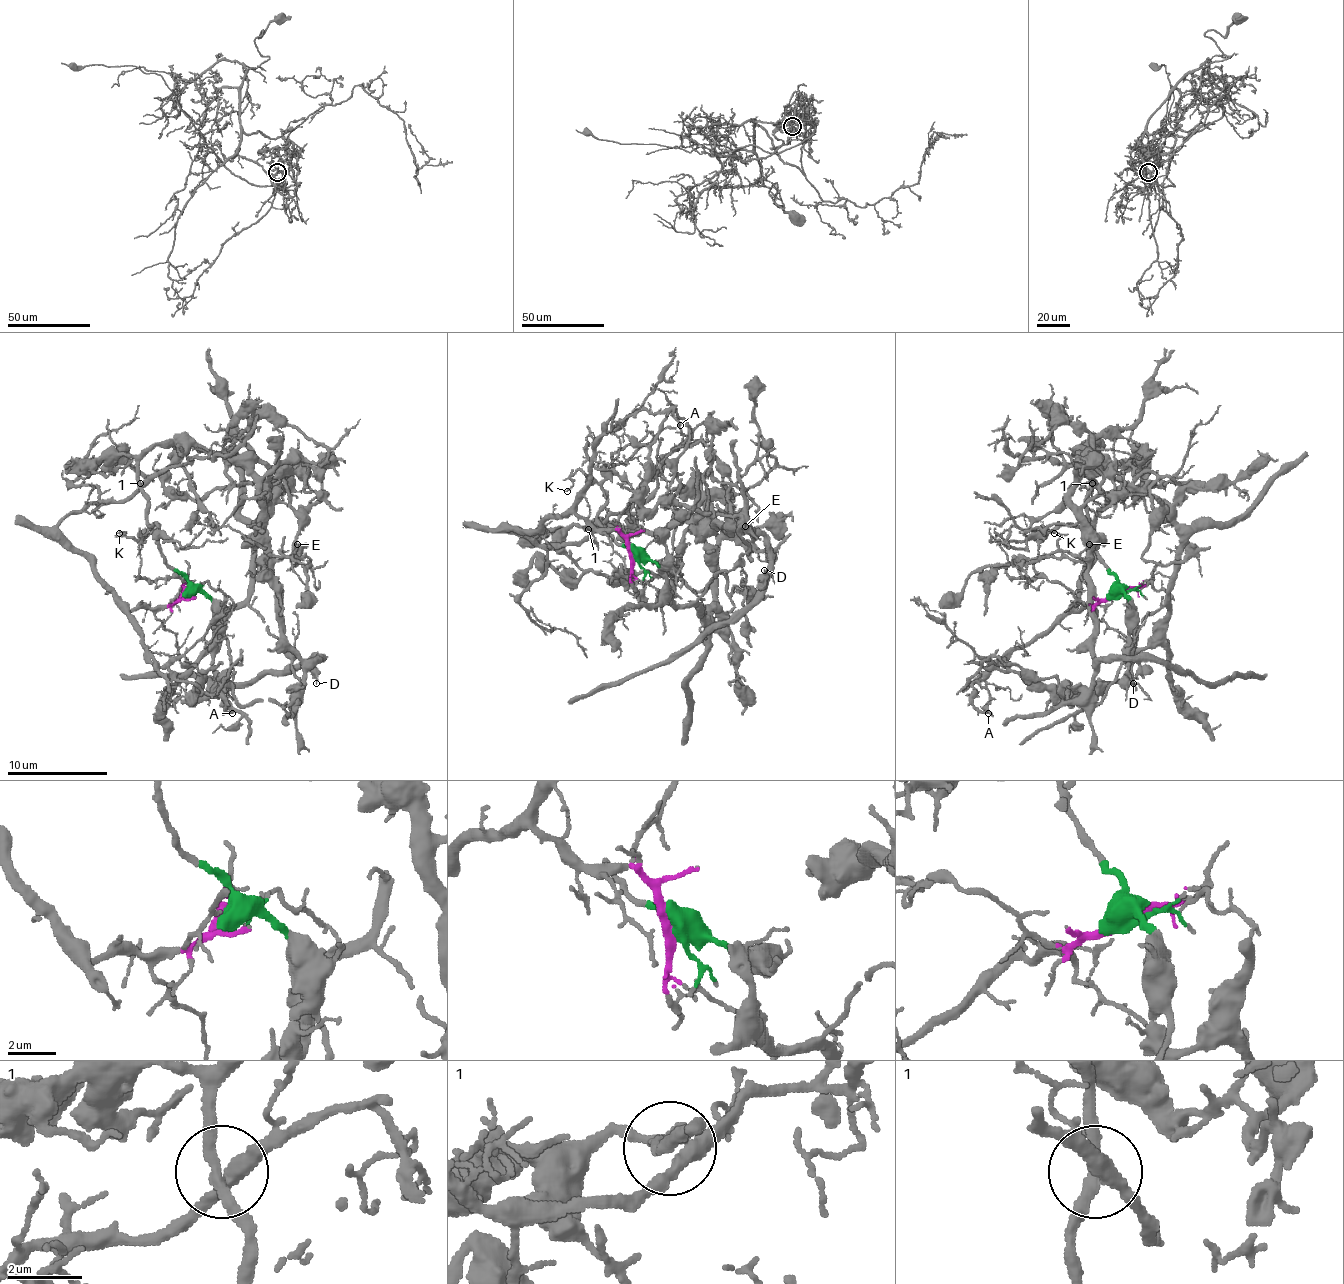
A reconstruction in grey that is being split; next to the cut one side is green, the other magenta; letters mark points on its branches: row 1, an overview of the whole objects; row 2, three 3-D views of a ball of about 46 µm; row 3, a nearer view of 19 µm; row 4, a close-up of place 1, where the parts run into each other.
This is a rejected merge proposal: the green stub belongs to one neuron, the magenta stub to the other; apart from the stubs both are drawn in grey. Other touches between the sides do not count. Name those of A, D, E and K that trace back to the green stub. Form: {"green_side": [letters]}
{"green_side": ["D", "E", "K"]}

